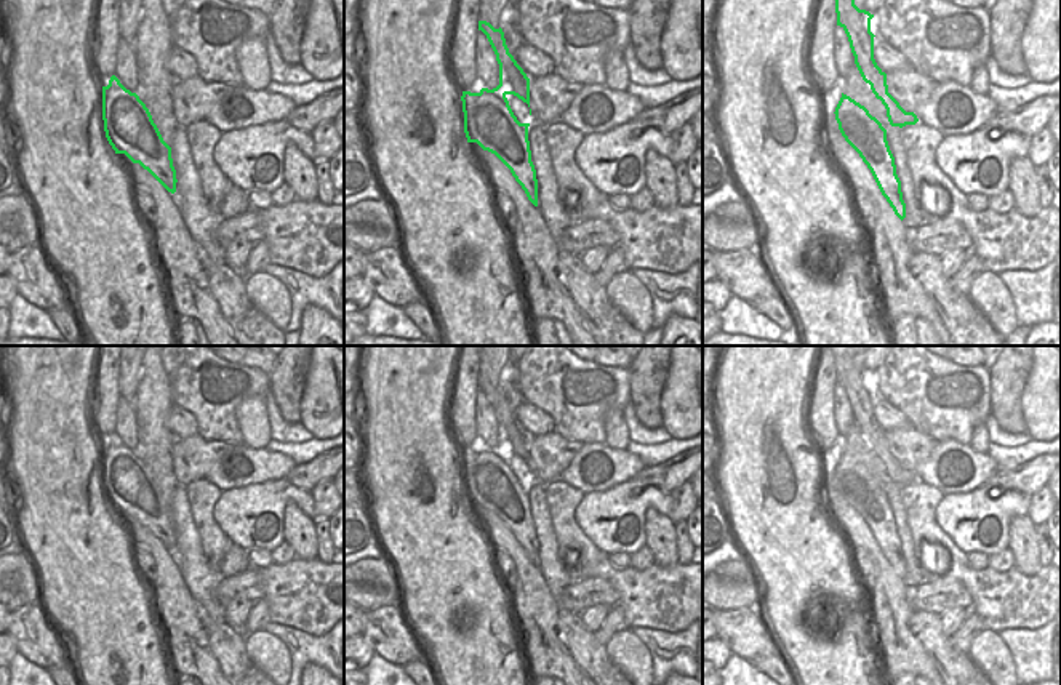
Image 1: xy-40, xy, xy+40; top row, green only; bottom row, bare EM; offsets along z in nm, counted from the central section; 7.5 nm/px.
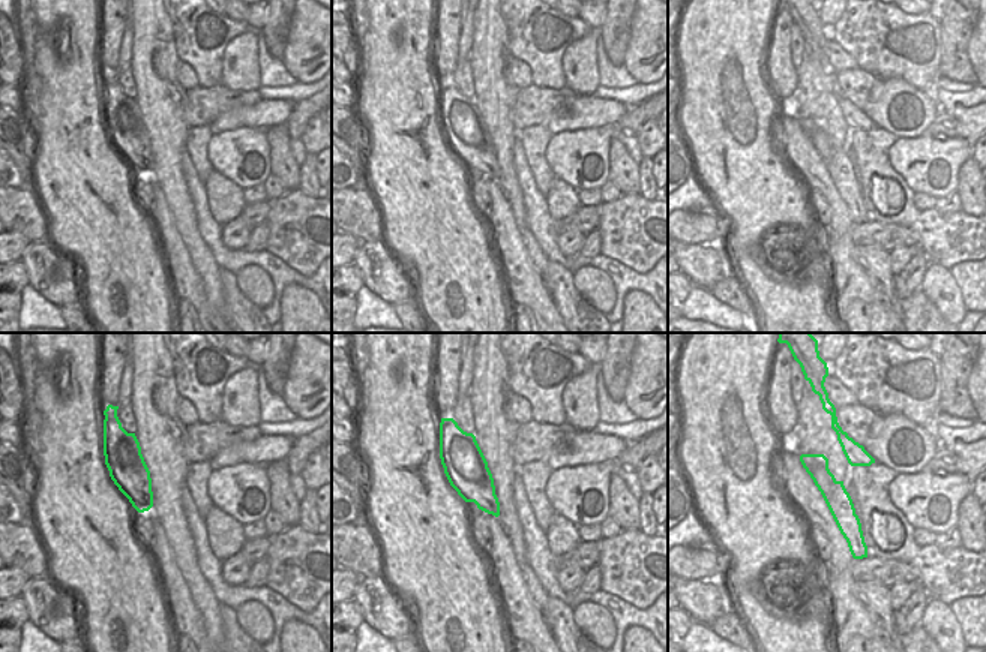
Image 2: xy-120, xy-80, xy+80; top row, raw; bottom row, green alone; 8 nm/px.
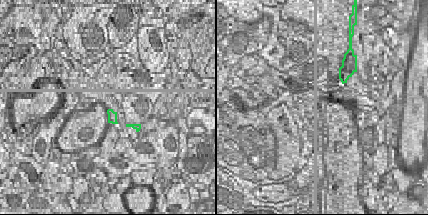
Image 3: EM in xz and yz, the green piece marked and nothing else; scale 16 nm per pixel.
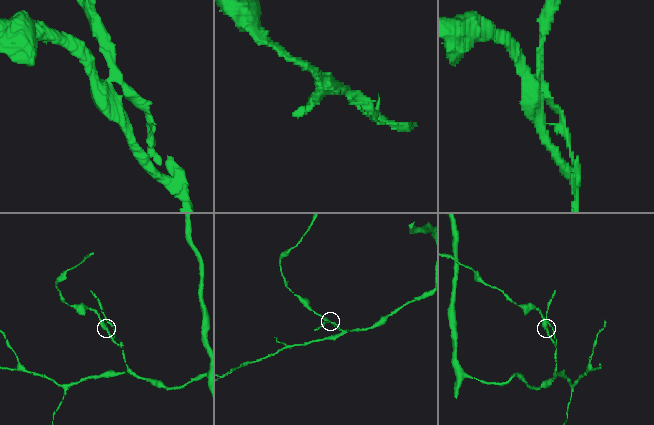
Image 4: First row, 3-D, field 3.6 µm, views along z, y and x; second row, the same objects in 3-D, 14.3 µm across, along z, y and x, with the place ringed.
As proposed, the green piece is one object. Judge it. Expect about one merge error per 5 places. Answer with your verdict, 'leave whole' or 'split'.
split

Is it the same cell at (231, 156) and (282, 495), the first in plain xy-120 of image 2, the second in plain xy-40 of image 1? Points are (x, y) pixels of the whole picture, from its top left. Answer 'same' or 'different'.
same

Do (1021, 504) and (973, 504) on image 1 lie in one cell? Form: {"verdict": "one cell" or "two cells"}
{"verdict": "one cell"}

